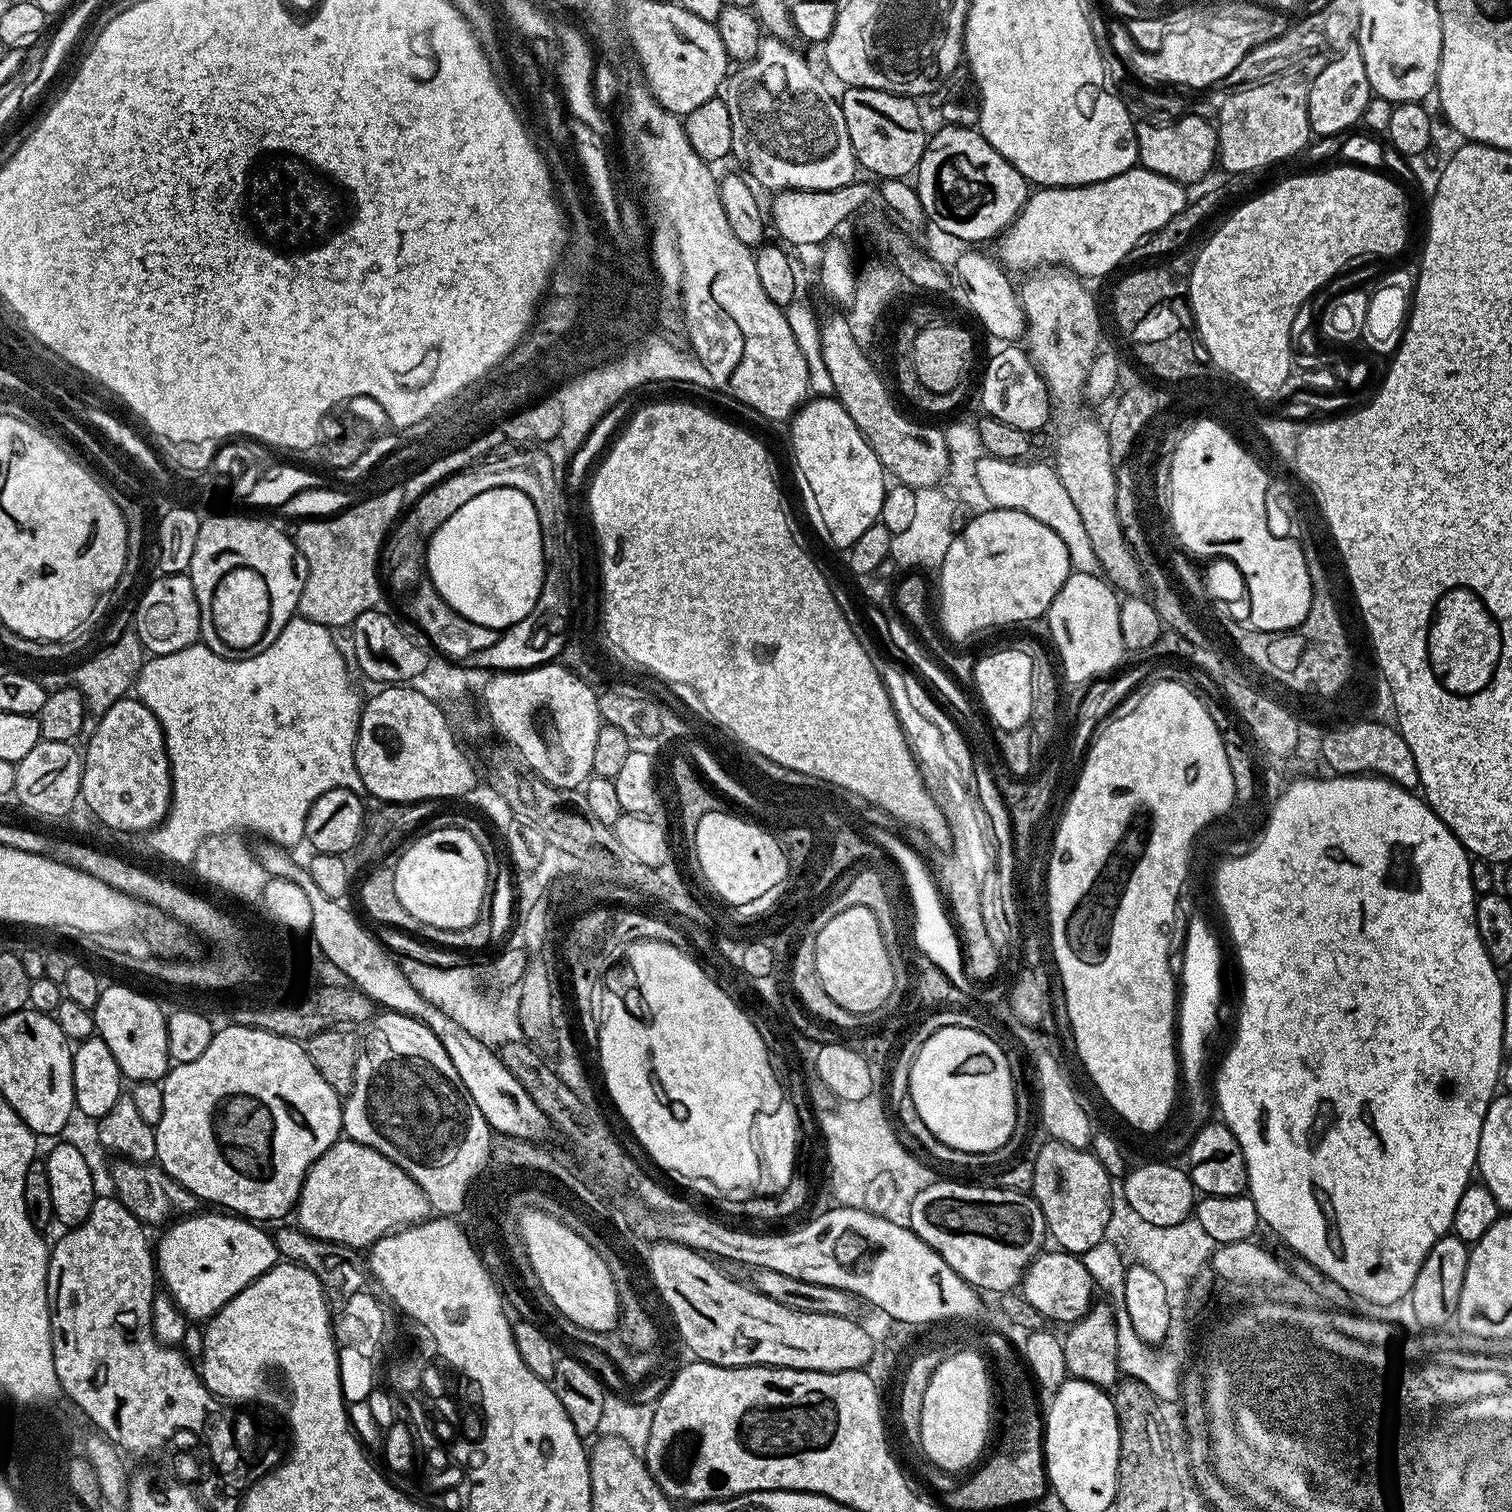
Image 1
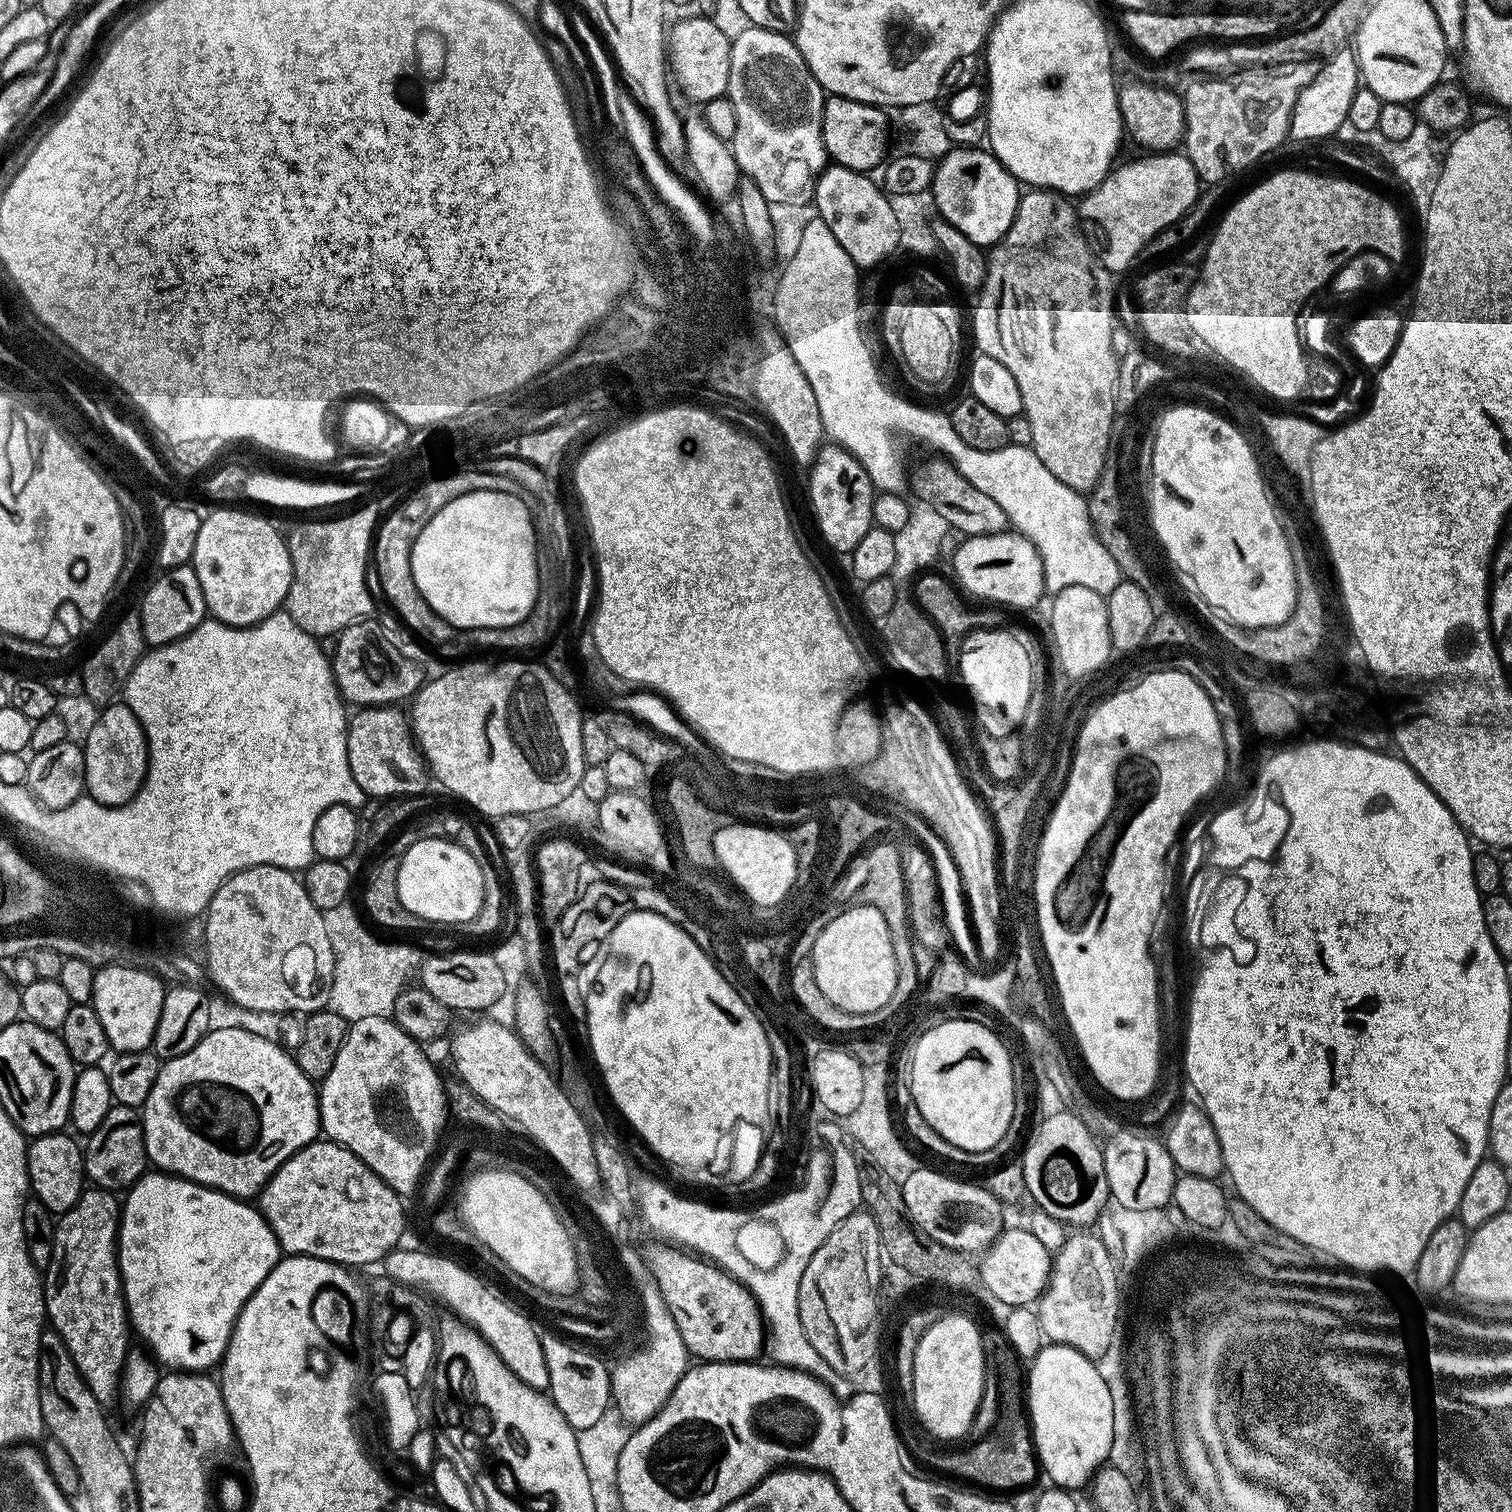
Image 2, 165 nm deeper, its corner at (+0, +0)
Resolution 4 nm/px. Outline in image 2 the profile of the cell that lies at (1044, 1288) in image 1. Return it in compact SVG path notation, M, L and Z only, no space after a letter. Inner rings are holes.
M1005 1227L991 1248L979 1257L981 1282L995 1297L1009 1306L1031 1305L1048 1285L1048 1276L1052 1273L1052 1258L1053 1253L1038 1242L1027 1227Z

